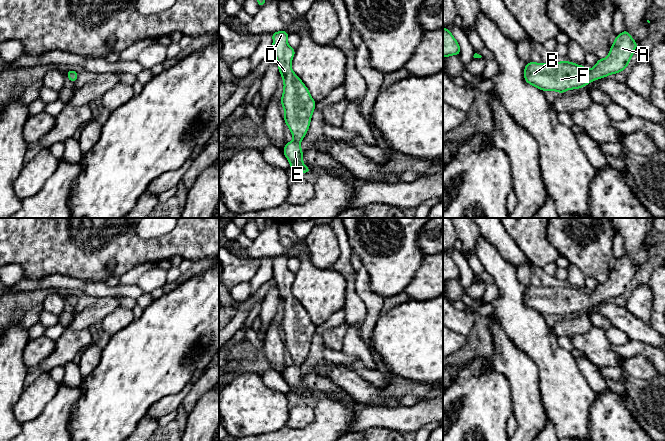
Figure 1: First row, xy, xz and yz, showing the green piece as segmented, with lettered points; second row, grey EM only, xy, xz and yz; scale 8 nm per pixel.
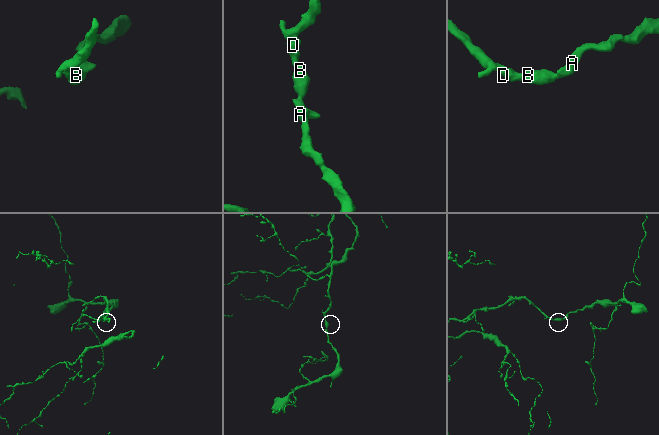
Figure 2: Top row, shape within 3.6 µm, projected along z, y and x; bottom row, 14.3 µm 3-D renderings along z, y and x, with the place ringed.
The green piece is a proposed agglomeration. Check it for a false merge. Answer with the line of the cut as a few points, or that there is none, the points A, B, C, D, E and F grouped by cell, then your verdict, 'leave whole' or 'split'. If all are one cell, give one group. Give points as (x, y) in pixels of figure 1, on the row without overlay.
no cut | A B C D E F | leave whole

